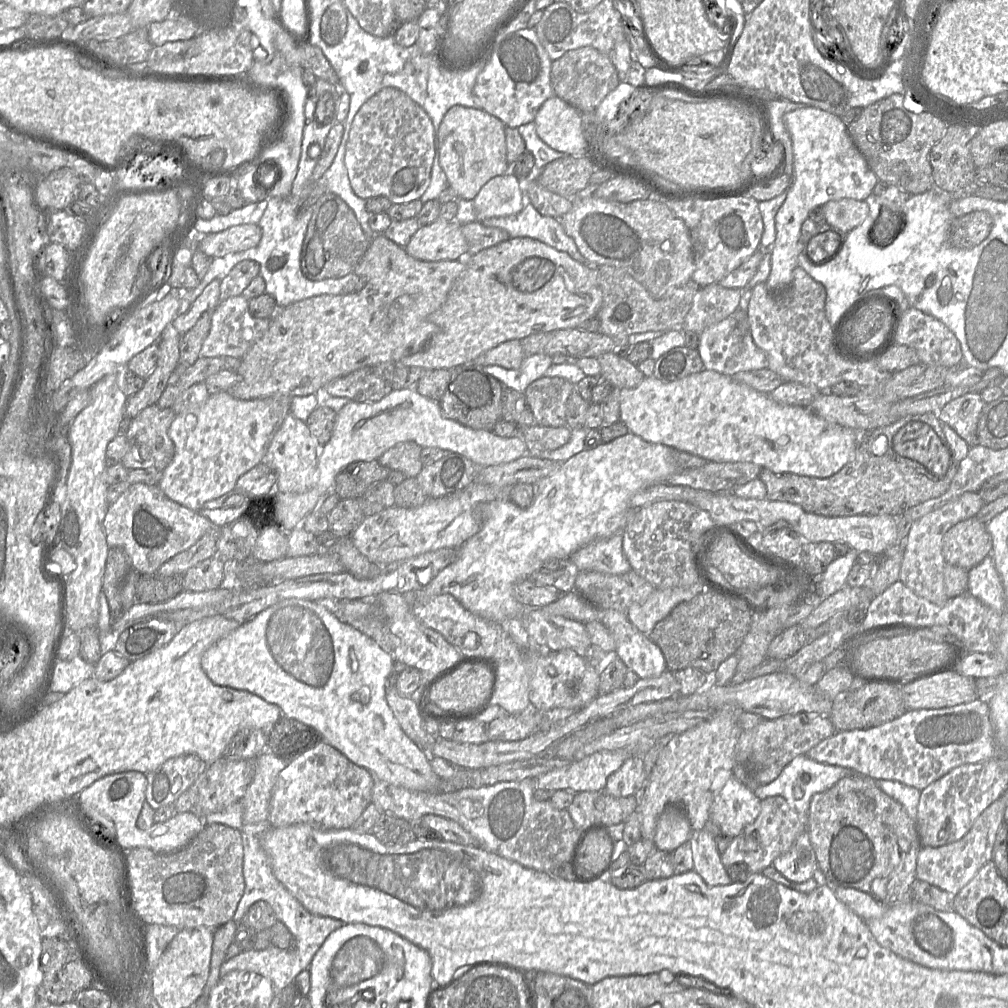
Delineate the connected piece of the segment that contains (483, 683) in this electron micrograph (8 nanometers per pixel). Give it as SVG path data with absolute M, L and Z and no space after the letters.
M464 659L434 680L428 692L428 700L437 711L462 717L477 717L490 704L494 683L495 672L491 663Z

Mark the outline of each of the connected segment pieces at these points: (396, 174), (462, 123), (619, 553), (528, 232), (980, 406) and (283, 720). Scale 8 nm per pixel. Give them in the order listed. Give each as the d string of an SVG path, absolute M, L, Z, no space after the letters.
M384 87L368 98L355 115L344 162L358 197L385 196L392 204L401 204L420 199L428 189L434 156L434 128L426 111L403 91Z
M454 105L445 113L439 127L440 165L458 199L474 200L490 179L510 171L505 128L501 120L483 109Z
M621 533L591 542L572 553L569 559L579 571L623 574L632 569L623 553Z
M526 202L523 209L515 215L493 217L481 222L485 226L506 230L511 238L529 237L541 241L566 252L578 262L588 264L574 240L566 234L560 220L542 215L530 202Z
M967 393L943 406L938 417L941 424L949 425L972 447L978 445L977 425L986 404L981 393Z
M282 716L267 730L267 750L277 757L293 761L323 741L312 727Z

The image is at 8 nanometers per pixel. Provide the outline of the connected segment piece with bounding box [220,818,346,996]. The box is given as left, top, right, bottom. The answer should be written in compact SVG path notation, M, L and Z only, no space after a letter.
M268 820L256 824L243 824L240 829L243 844L243 876L245 889L233 921L241 922L248 909L258 901L267 902L275 912L277 920L282 922L294 935L295 945L289 950L271 945L264 950L251 949L242 951L235 957L225 960L220 968L220 978L234 970L254 972L268 978L273 985L274 994L281 992L290 985L303 970L309 969L311 961L327 937L346 923L331 917L317 916L307 911L302 904L276 879L269 858L262 846L262 836L272 828Z

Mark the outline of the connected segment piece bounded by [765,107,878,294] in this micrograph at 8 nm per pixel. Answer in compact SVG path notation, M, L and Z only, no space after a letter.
M803 107L786 113L783 123L792 139L793 176L787 189L787 197L775 216L776 238L769 250L771 269L765 283L775 294L783 292L792 282L792 272L798 266L798 256L803 252L801 226L810 212L831 200L851 198L864 201L878 182L878 178L852 141L848 127L839 116L816 107Z

